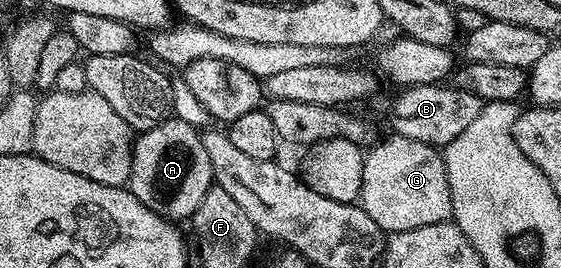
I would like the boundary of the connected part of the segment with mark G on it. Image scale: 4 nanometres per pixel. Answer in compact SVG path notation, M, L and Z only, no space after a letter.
M393 132L392 137L384 137L372 150L364 153L364 166L362 167L362 187L359 195L358 204L364 209L374 223L377 224L380 230L385 234L391 235L394 233L401 233L402 231L414 231L418 227L430 227L434 223L442 223L449 220L452 215L452 200L450 199L450 183L446 179L446 167L444 166L444 159L441 150L434 145L427 145L426 143L418 143L418 139L406 139L401 133Z

